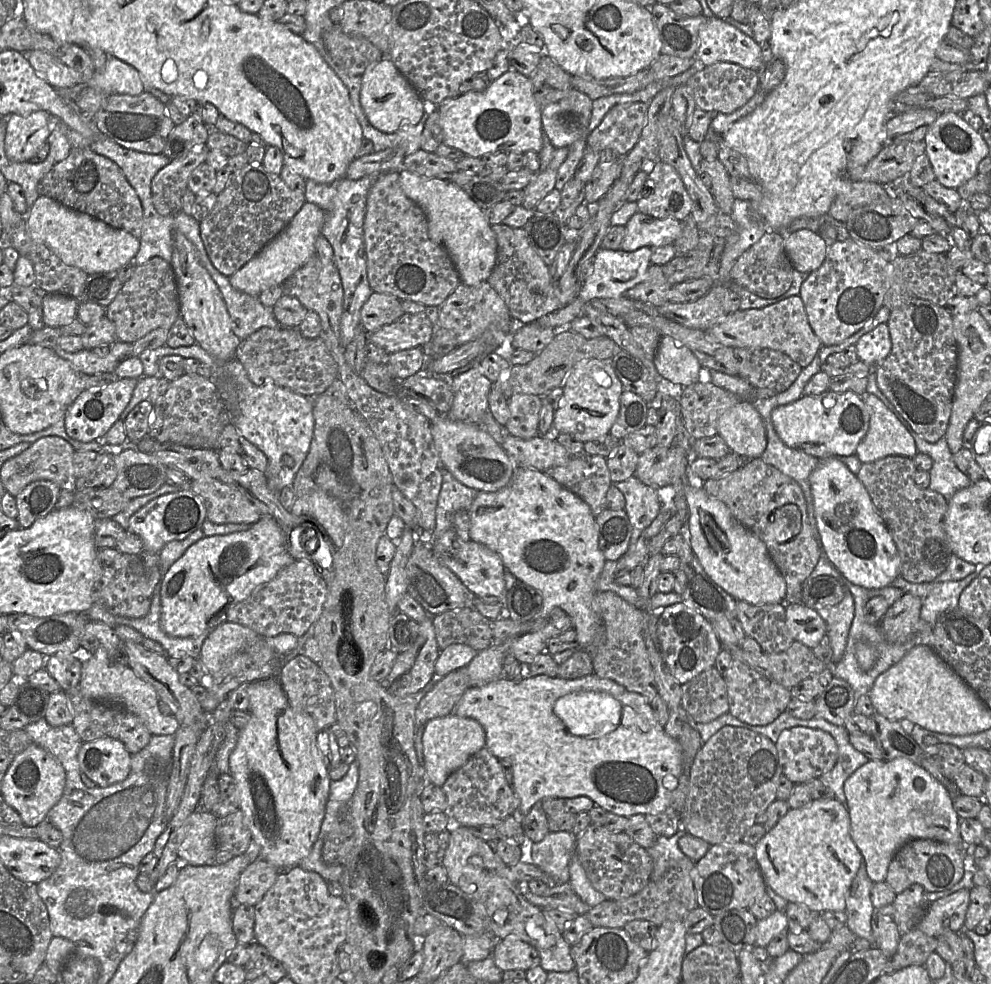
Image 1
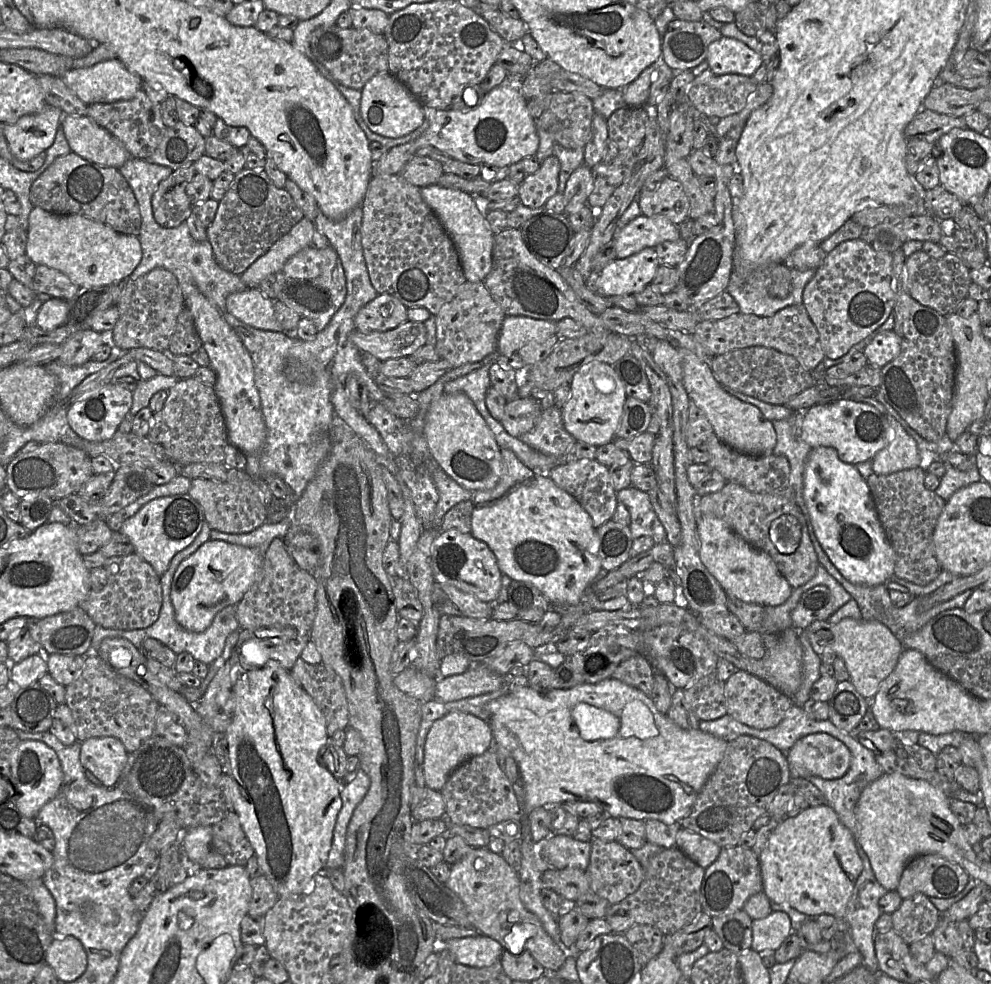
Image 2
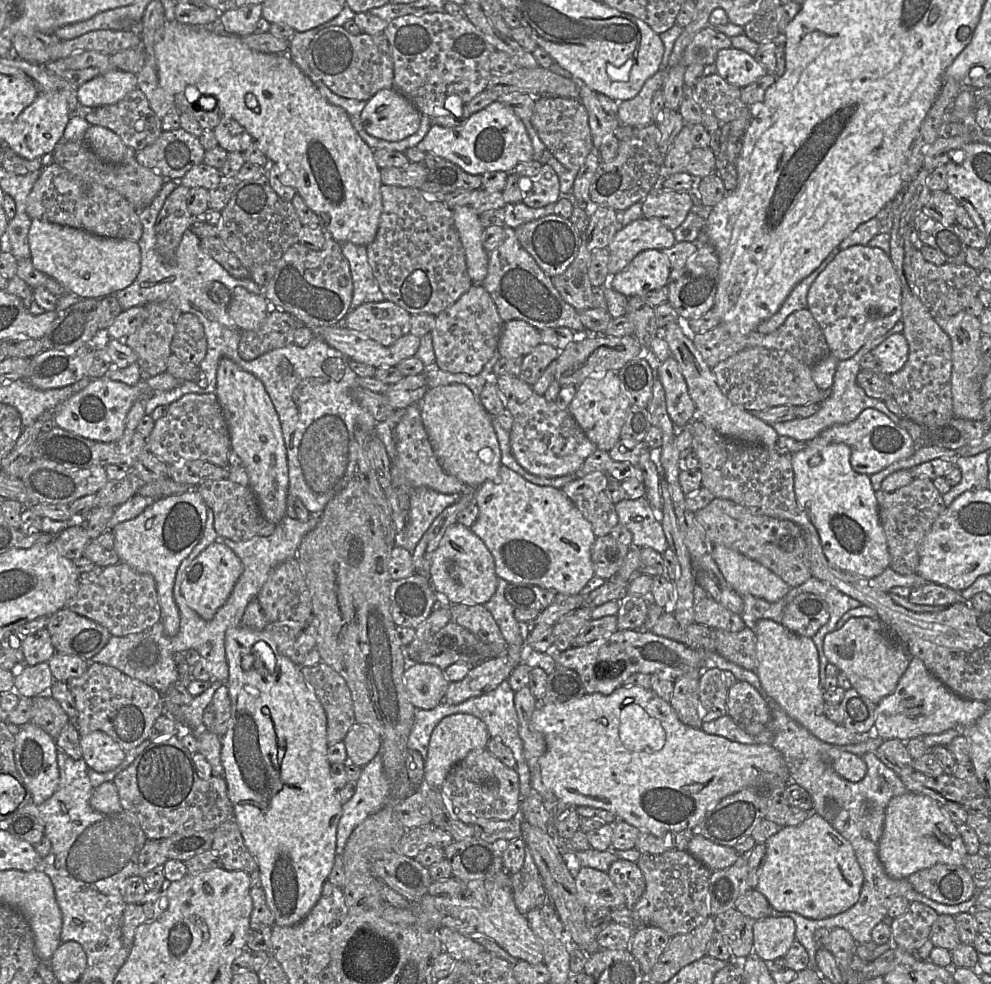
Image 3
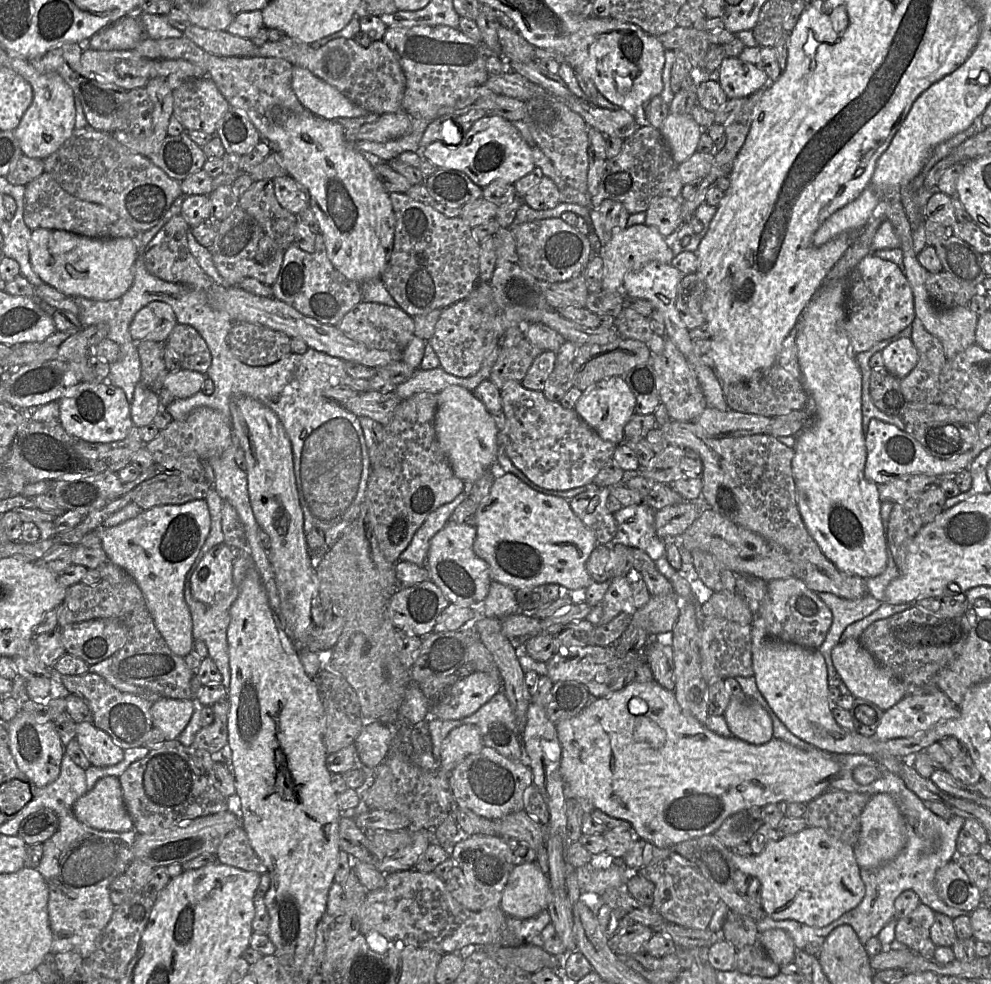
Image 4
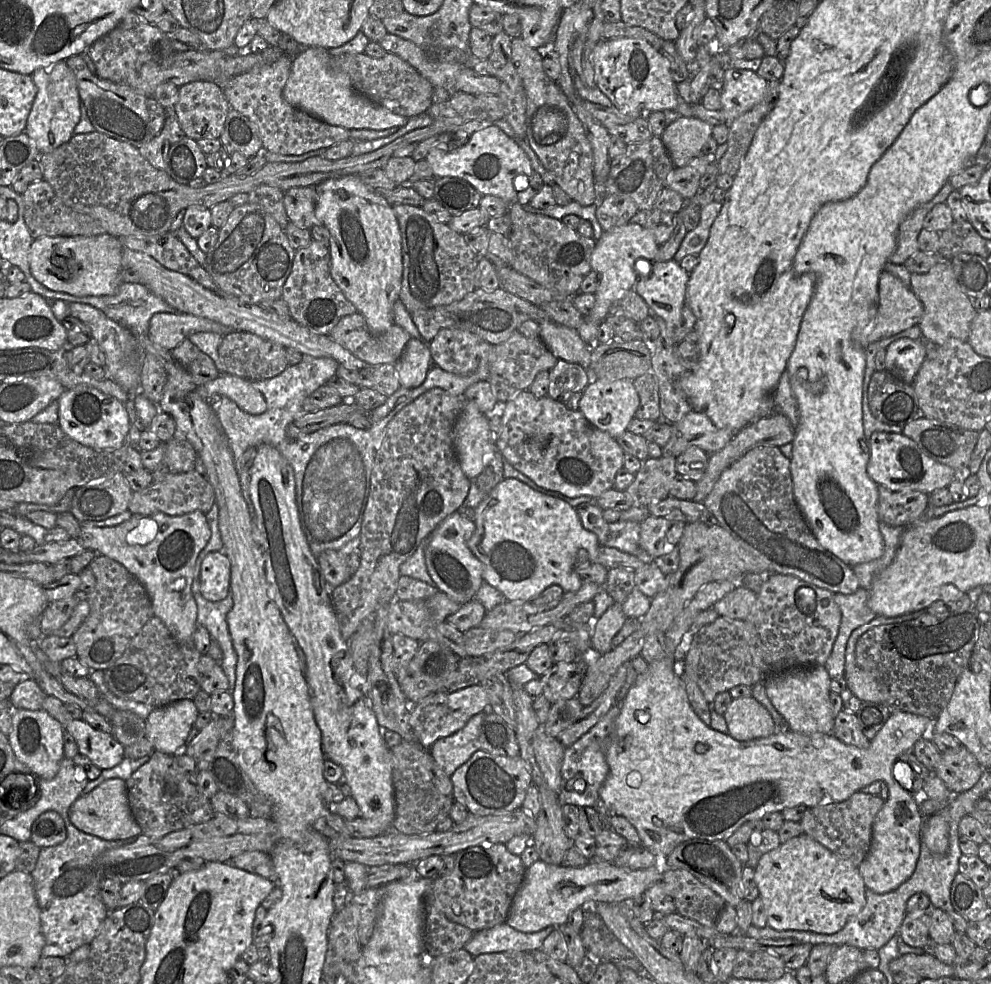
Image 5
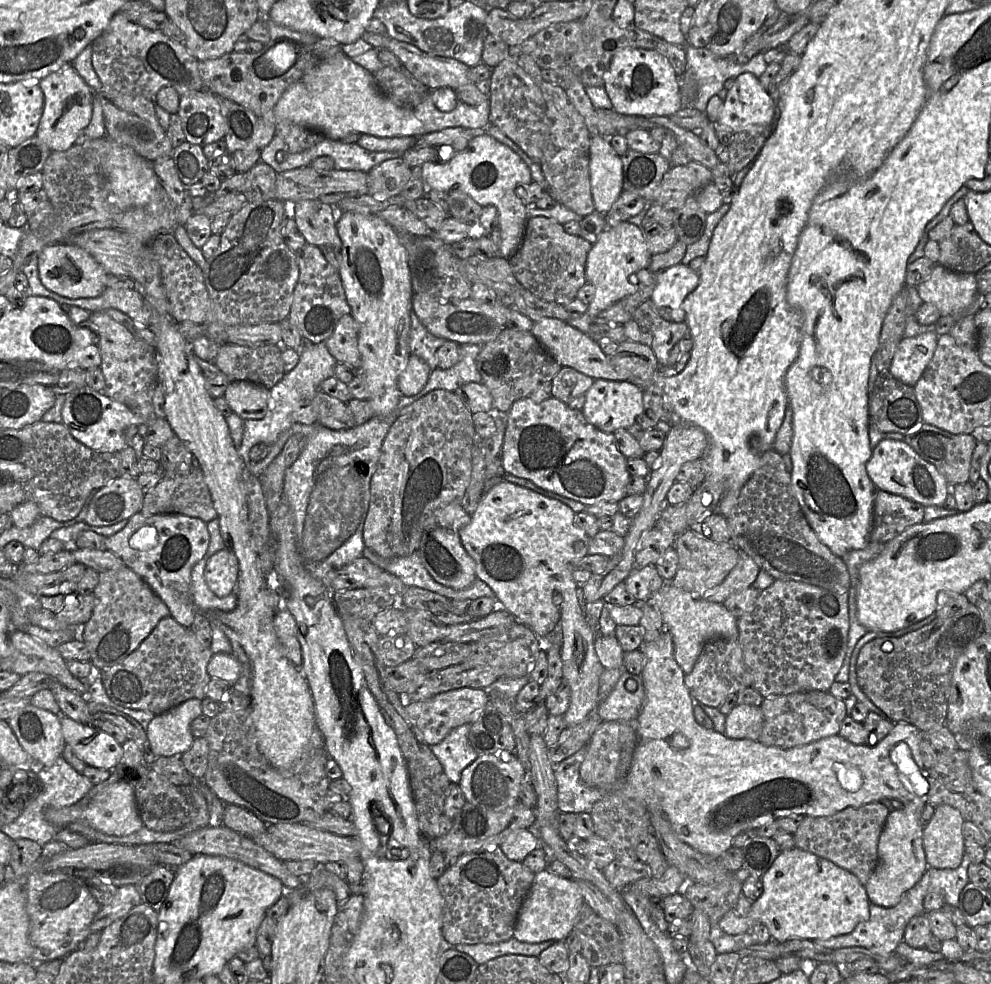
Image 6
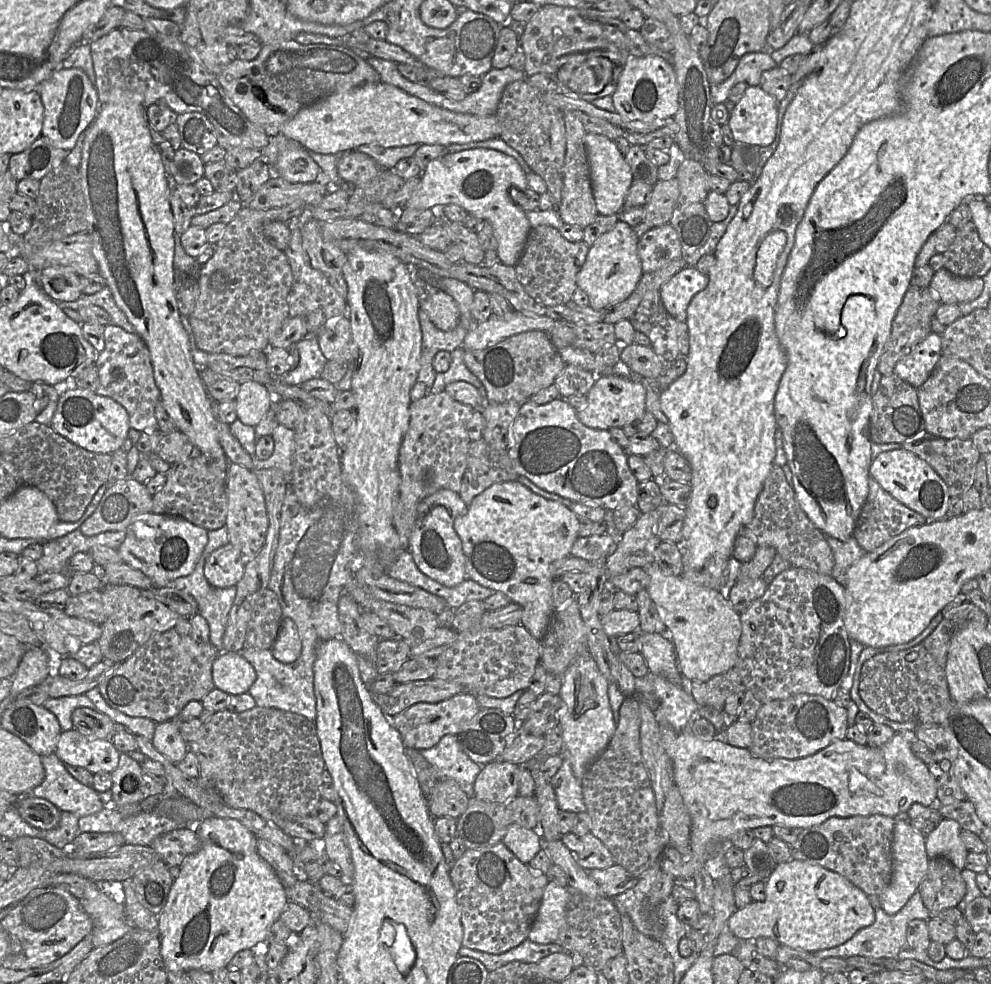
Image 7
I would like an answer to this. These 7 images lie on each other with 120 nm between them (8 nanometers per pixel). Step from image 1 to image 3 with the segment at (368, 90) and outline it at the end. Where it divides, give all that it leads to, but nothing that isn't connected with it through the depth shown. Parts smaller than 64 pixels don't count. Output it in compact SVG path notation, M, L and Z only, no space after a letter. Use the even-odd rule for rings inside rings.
M394 88L382 89L366 101L361 121L368 134L386 141L400 141L415 134L421 113Z

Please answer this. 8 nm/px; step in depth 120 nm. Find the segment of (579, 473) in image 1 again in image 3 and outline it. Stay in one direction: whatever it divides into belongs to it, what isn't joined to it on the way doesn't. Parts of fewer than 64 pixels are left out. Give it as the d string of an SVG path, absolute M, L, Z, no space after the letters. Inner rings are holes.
M592 472L561 489L591 523L596 537L609 535L619 523L615 504L608 496L608 476Z

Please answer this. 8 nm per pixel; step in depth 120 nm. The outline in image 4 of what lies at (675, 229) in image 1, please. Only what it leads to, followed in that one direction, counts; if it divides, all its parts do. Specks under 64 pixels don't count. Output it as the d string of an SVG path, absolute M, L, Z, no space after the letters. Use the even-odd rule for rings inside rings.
M646 224L627 226L616 231L608 243L601 247L599 255L603 260L602 289L609 292L623 291L624 278L629 272L638 271L651 261L670 264L674 257L670 241L656 228Z

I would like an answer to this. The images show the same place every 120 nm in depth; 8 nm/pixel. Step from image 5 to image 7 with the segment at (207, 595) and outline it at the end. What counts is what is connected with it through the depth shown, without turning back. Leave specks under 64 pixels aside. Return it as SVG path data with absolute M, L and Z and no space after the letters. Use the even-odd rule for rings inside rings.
M231 543L214 550L206 559L204 575L217 588L236 586L245 571L247 559Z

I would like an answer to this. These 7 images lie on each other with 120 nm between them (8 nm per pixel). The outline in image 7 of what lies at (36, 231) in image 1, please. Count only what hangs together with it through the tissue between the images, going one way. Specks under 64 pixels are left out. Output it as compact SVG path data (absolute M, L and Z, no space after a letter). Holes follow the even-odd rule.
M49 266L40 273L42 290L56 301L75 301L81 295L80 276L66 266Z

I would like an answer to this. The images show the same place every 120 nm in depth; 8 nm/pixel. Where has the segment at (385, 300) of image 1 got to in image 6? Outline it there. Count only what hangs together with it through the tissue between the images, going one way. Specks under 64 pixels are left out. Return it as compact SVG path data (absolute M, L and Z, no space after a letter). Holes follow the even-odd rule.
M351 314L342 316L325 345L337 362L358 369L361 357L358 349L358 324Z

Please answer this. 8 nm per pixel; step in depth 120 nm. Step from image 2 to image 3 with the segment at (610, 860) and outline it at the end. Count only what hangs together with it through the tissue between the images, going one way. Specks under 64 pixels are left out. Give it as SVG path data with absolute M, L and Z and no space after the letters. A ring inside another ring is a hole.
M619 858L610 865L607 874L624 895L625 906L632 911L645 891L645 879L638 865Z

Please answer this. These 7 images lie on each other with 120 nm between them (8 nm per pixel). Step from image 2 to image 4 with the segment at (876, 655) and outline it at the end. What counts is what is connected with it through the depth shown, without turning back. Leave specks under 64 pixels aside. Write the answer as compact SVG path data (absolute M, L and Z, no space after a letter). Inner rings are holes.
M858 639L840 641L832 649L831 658L837 673L855 698L870 701L886 711L905 697L905 687L902 682L880 666Z

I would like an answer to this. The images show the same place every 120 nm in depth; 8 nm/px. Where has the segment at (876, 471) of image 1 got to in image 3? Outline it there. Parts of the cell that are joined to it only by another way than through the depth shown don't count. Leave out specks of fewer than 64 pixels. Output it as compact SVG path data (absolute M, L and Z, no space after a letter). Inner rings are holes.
M914 478L908 485L893 492L879 490L875 494L890 555L889 567L900 575L917 573L919 548L935 520L947 508L942 494L928 478Z

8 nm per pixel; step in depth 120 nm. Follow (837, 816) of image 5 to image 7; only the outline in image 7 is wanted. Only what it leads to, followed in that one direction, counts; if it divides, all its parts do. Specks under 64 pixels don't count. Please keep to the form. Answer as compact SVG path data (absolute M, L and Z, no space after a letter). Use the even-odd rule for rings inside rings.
M874 814L869 816L831 817L823 823L805 828L797 840L790 845L791 859L836 872L868 897L874 909L881 908L882 893L888 887L893 873L893 817Z

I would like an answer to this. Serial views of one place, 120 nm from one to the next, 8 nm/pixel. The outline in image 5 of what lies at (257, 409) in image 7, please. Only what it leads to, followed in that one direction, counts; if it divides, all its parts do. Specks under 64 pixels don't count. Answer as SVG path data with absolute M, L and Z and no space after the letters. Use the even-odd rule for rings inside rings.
M221 374L215 380L198 385L199 394L205 399L213 394L228 397L248 414L259 415L266 411L263 394L252 382L236 375Z

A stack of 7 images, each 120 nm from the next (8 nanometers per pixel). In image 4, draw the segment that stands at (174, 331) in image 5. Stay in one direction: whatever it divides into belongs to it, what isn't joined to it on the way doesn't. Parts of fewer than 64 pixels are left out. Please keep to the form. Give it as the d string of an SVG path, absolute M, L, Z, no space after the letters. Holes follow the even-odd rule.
M151 302L134 316L129 331L136 341L149 340L166 343L178 324L172 308L163 302Z

